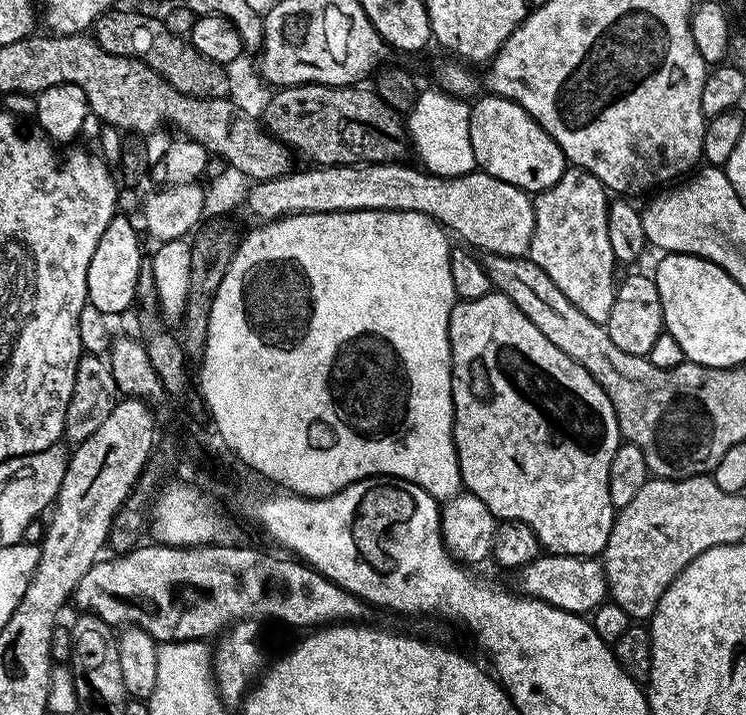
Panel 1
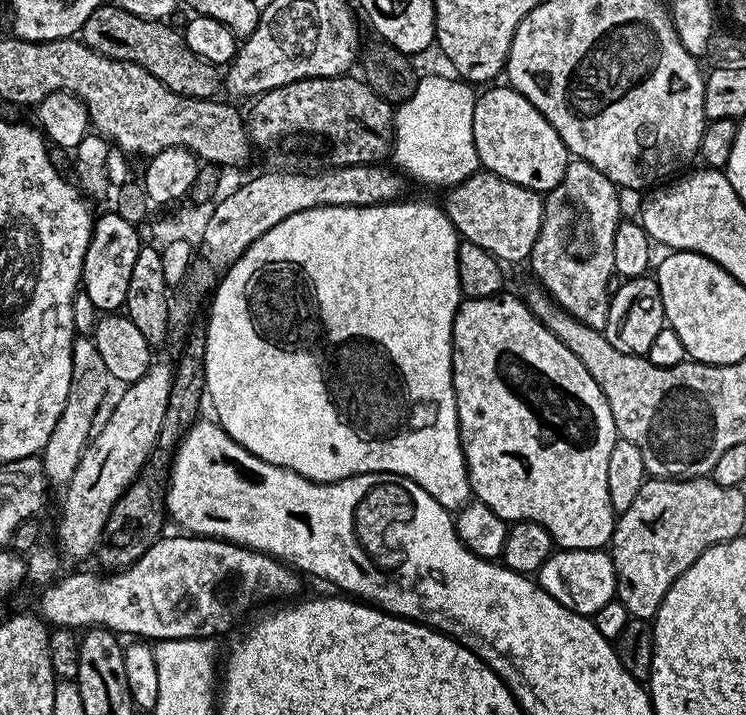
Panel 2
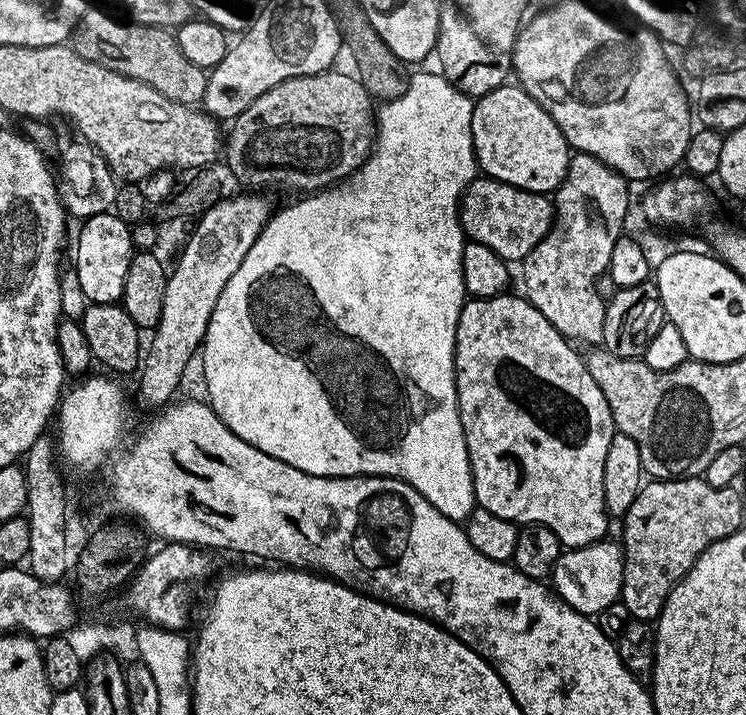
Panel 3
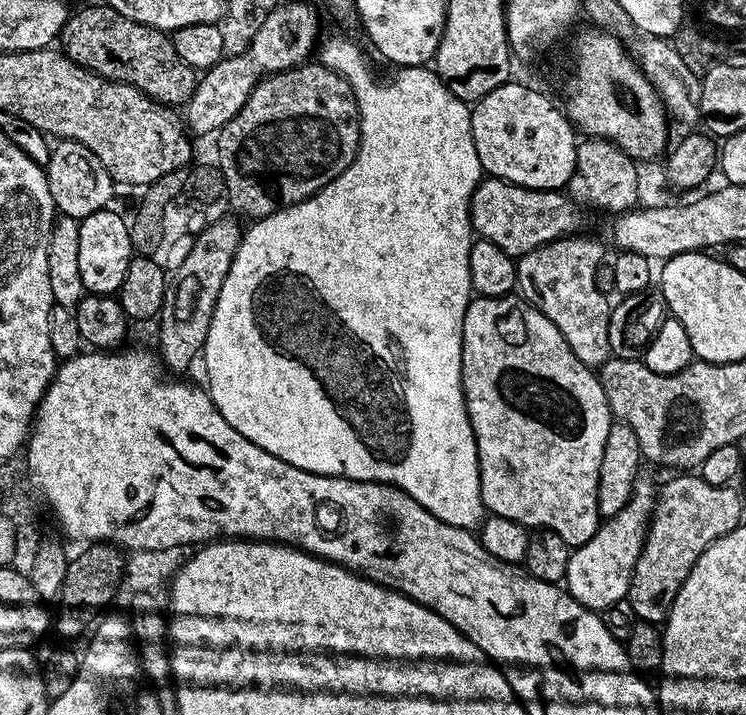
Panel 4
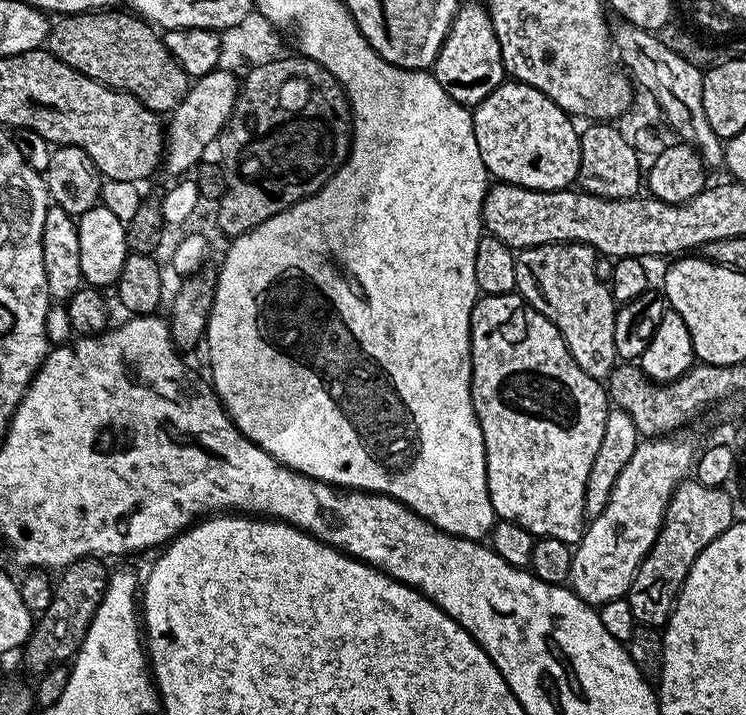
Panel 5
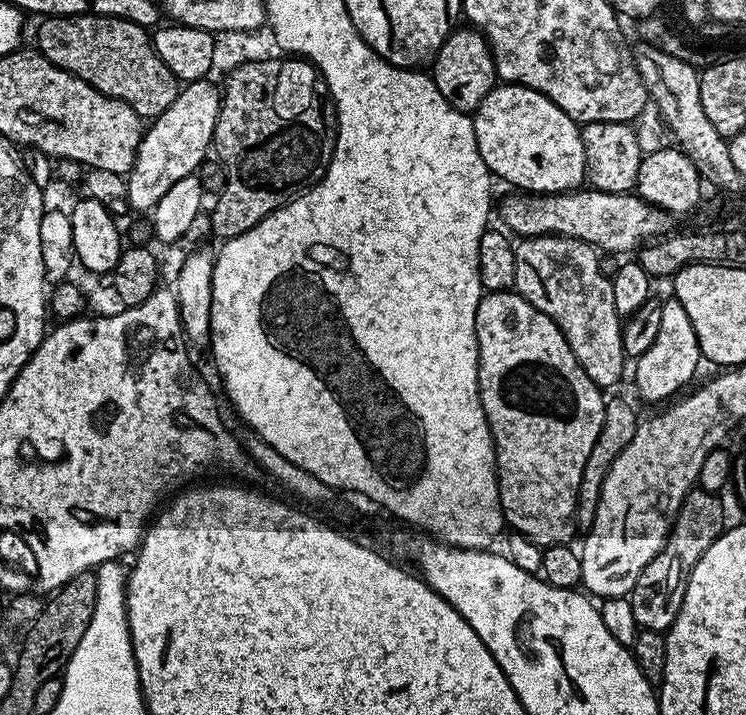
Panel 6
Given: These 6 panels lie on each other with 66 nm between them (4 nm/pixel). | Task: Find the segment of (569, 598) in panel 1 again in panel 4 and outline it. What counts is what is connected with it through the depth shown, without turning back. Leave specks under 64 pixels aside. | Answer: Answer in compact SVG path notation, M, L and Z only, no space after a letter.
M637 479L626 506L622 506L616 516L607 517L590 542L581 548L571 549L563 583L582 606L599 610L627 597L632 571L640 557L640 545L648 533L648 521L652 519L652 510L656 507L657 493L654 488L652 492L651 482L644 479Z

